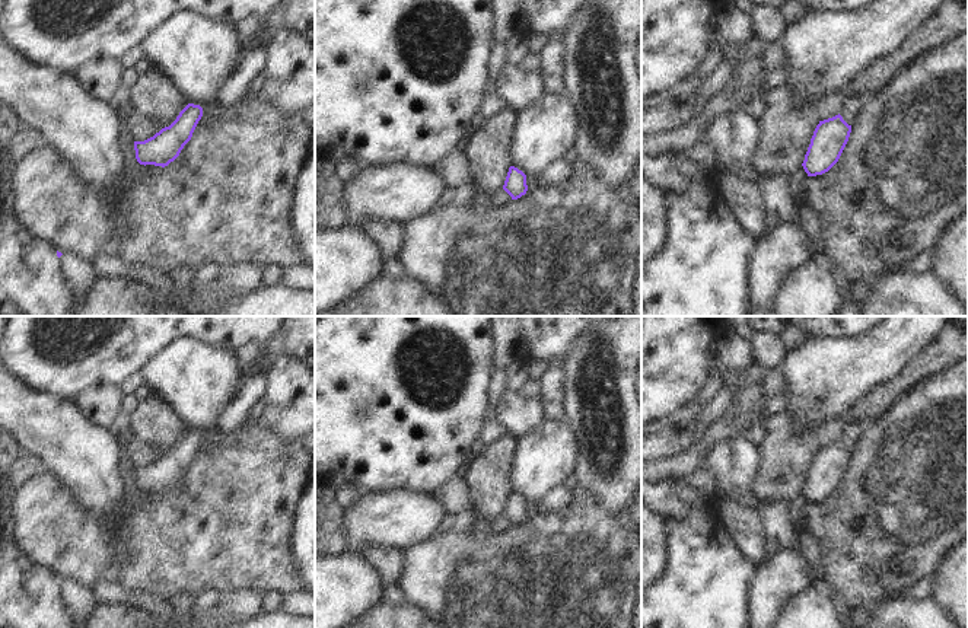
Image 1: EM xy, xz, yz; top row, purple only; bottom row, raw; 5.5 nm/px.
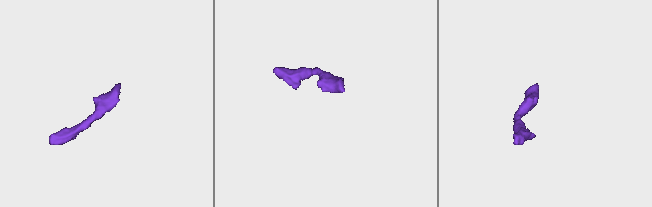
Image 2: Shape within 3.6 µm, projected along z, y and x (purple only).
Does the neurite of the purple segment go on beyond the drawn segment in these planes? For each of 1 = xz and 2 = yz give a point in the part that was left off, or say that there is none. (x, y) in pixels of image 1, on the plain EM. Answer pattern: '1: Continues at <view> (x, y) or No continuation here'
1: No continuation here
2: No continuation here.

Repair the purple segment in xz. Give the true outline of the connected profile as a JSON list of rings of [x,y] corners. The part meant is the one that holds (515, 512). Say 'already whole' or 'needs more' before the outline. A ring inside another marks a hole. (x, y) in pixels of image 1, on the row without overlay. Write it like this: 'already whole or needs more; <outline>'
already whole; [[[515,492],[509,494],[503,516],[512,523],[512,526],[518,526],[526,520],[526,501]]]

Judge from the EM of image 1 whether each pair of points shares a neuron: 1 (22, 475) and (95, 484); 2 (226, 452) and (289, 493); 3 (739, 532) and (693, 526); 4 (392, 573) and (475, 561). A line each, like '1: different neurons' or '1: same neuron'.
1: different neurons
2: same neuron
3: different neurons
4: different neurons

